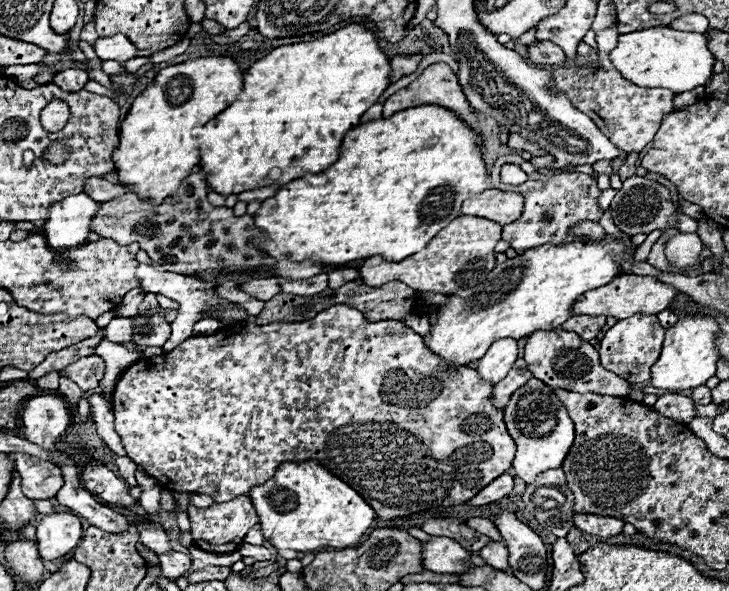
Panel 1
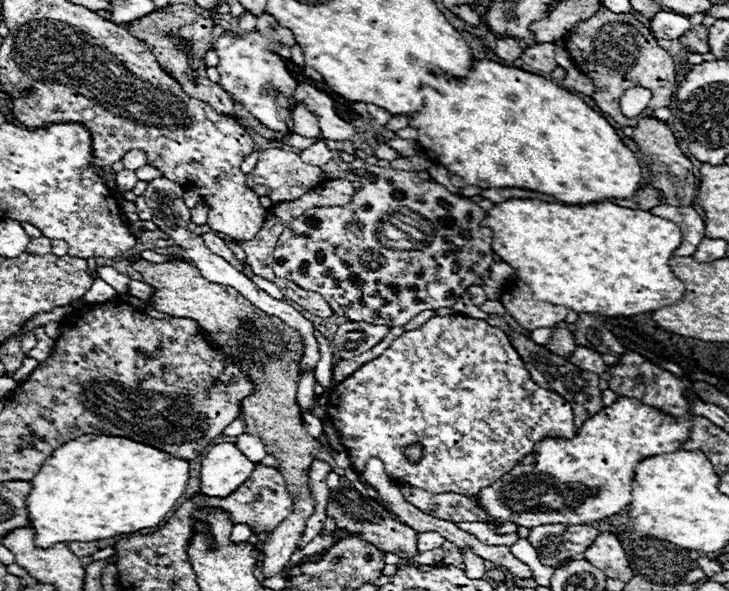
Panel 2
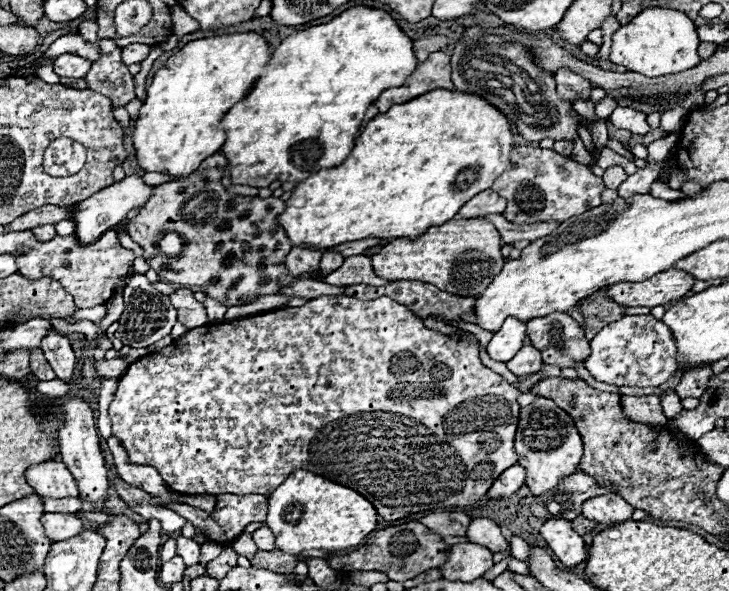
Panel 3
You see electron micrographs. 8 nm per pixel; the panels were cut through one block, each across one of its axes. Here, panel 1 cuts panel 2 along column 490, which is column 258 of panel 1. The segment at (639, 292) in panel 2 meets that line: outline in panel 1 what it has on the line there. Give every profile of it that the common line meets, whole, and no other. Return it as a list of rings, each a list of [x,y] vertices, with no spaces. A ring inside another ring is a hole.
[[[416,106],[416,108],[408,108],[408,110],[402,110],[402,112],[394,114],[394,116],[390,116],[390,118],[372,120],[372,122],[366,122],[366,124],[360,124],[360,126],[352,128],[344,136],[342,146],[340,146],[340,158],[332,166],[328,166],[324,172],[306,174],[306,176],[302,176],[298,180],[282,184],[280,190],[272,198],[266,198],[262,202],[262,206],[258,208],[258,212],[254,214],[254,226],[258,230],[262,230],[262,238],[264,238],[260,250],[264,254],[272,256],[274,260],[312,260],[312,262],[320,262],[320,264],[326,264],[326,266],[340,266],[340,264],[346,264],[346,262],[366,260],[366,258],[372,258],[372,256],[382,256],[388,262],[398,262],[398,260],[404,260],[404,258],[420,252],[422,248],[426,248],[426,244],[442,228],[446,228],[454,218],[458,218],[462,214],[460,206],[462,206],[462,202],[466,198],[476,196],[478,192],[486,190],[486,180],[488,180],[486,166],[482,162],[480,146],[476,146],[476,136],[454,112],[450,112],[446,108],[440,108],[440,106]],[[430,138],[436,138],[436,144],[432,148],[424,148],[424,144]]]

